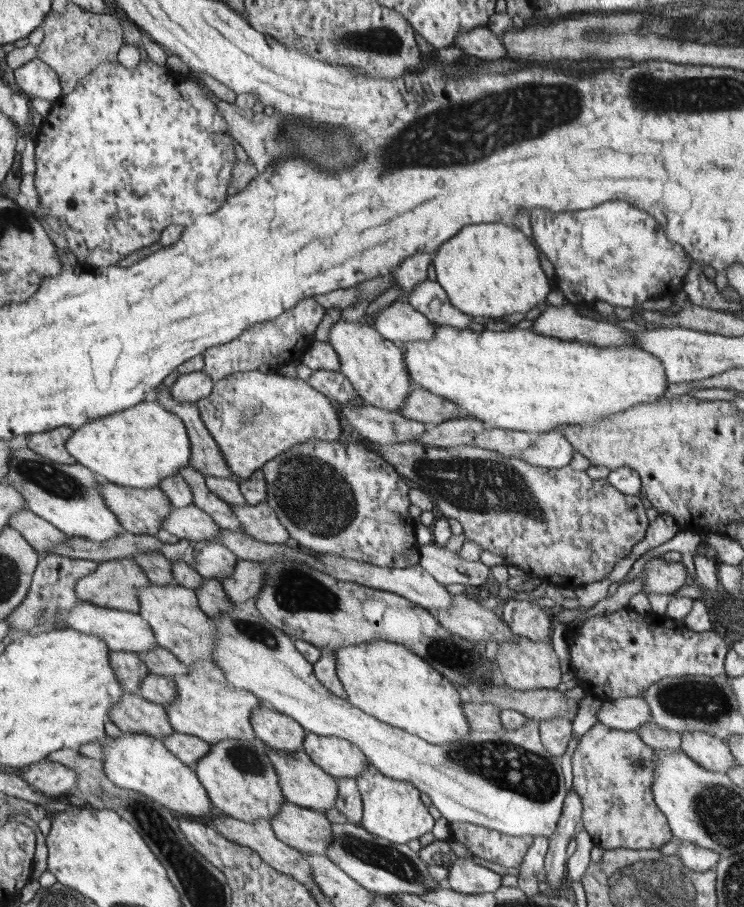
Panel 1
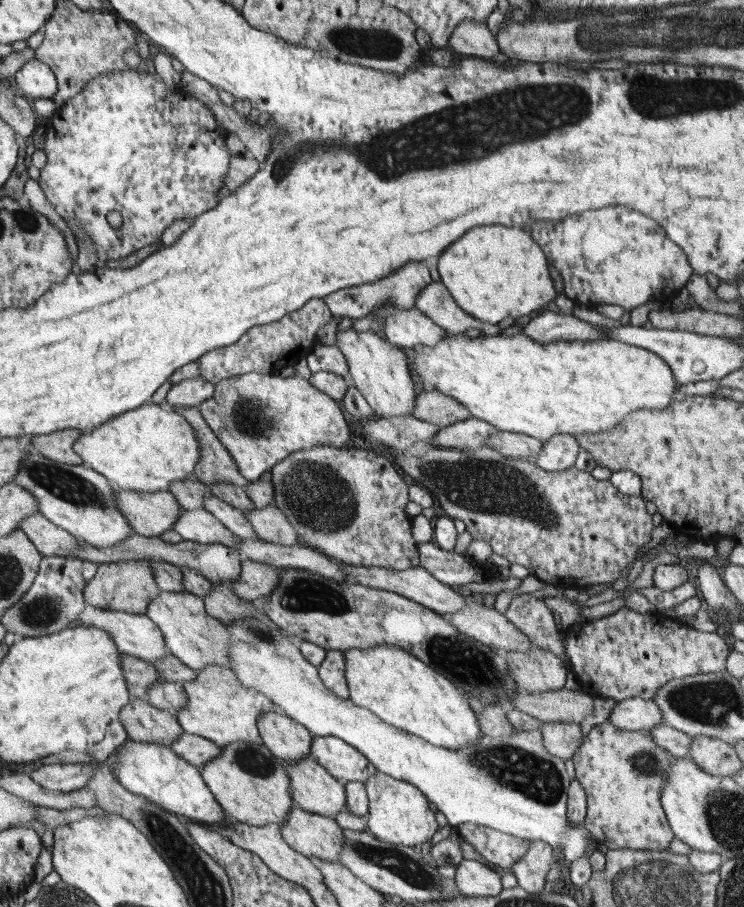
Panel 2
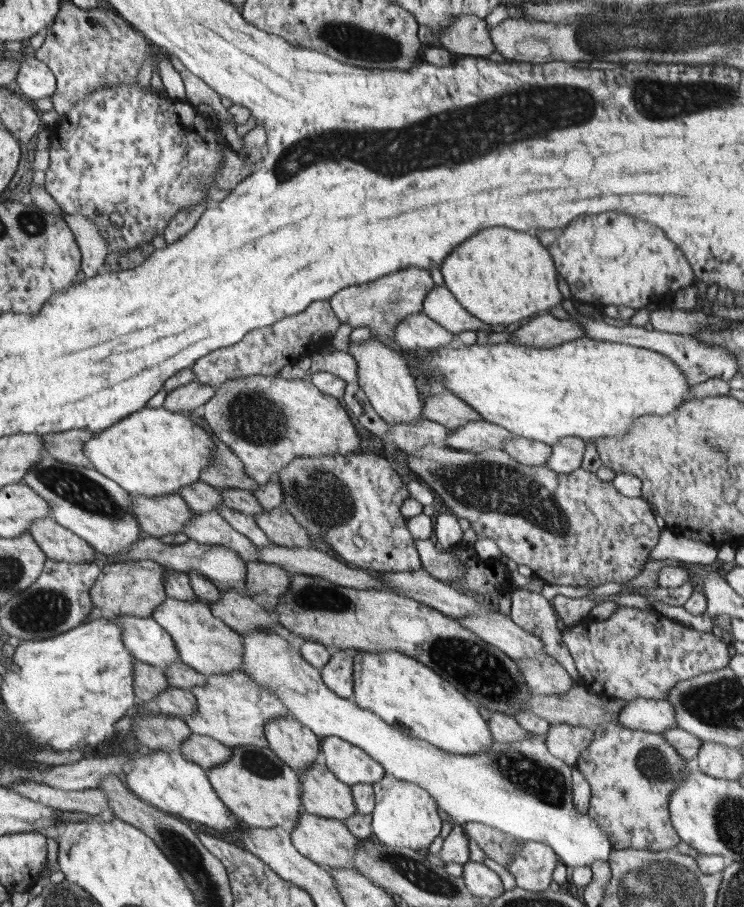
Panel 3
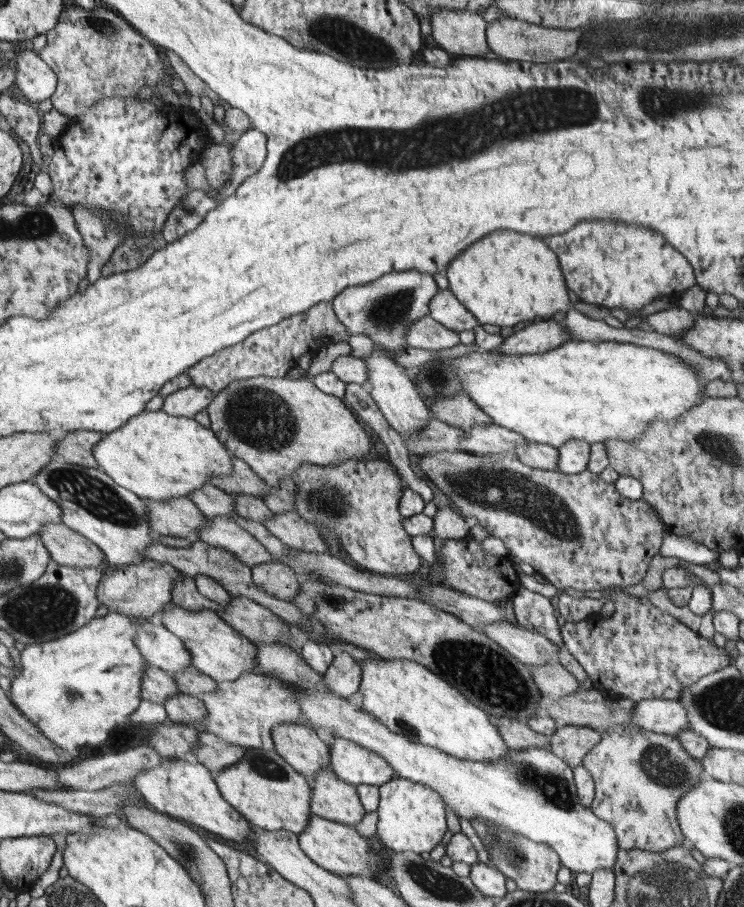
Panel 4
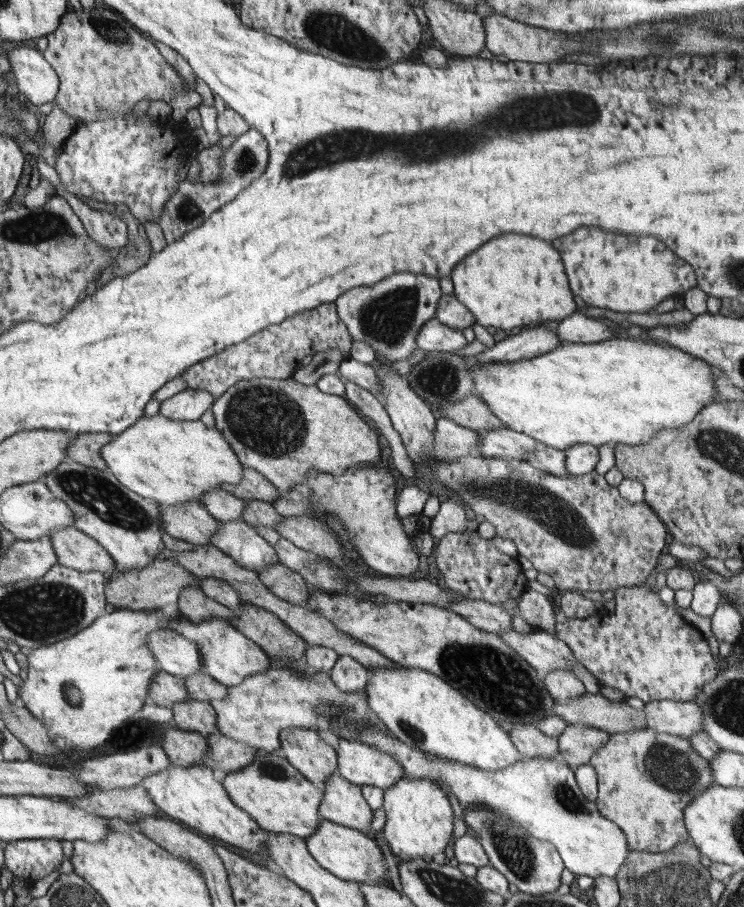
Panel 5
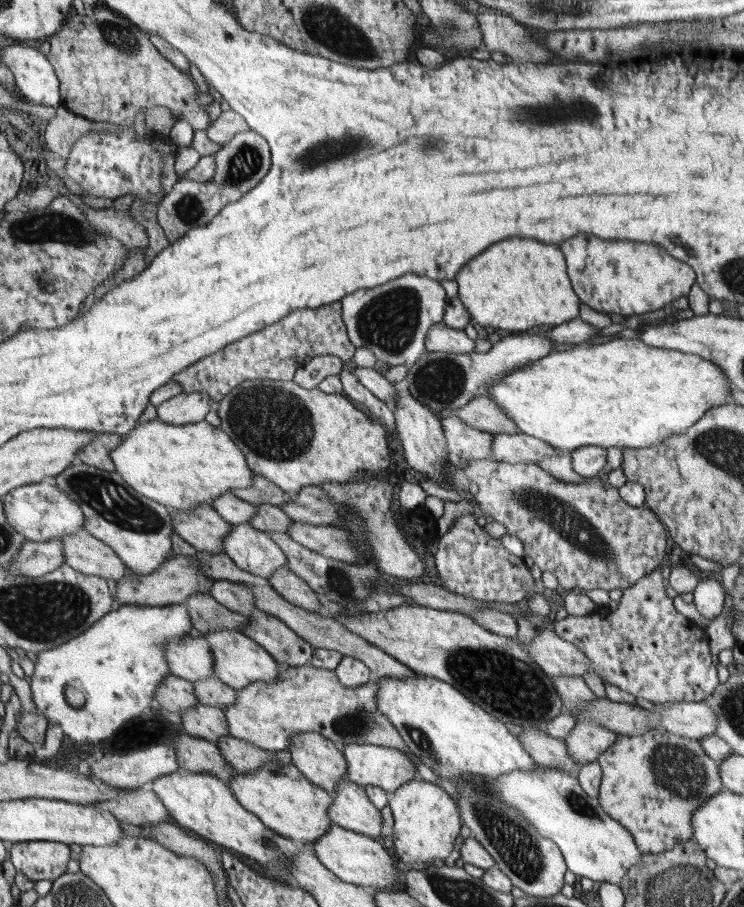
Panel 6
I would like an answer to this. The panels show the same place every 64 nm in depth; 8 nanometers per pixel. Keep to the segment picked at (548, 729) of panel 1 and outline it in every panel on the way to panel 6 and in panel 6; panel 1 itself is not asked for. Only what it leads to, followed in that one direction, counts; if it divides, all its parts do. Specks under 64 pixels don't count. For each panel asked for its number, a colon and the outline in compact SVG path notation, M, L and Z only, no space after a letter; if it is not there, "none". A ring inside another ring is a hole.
2: M549 722L541 726L541 740L551 756L571 760L579 746L583 744L585 734L579 730L579 724Z
3: M557 724L547 730L545 746L547 750L563 760L569 768L573 768L581 756L581 752L593 742L593 728L581 728L581 726L567 726Z
4: M563 726L549 736L549 752L561 758L567 766L581 766L583 756L599 744L599 730L581 728L581 726Z
5: M567 726L559 738L555 738L559 746L559 758L569 766L583 766L595 756L599 748L603 748L609 740L607 732L601 732L591 726Z
6: M577 722L563 742L577 764L591 764L615 744L615 738L617 734L609 732L605 726L595 722Z

